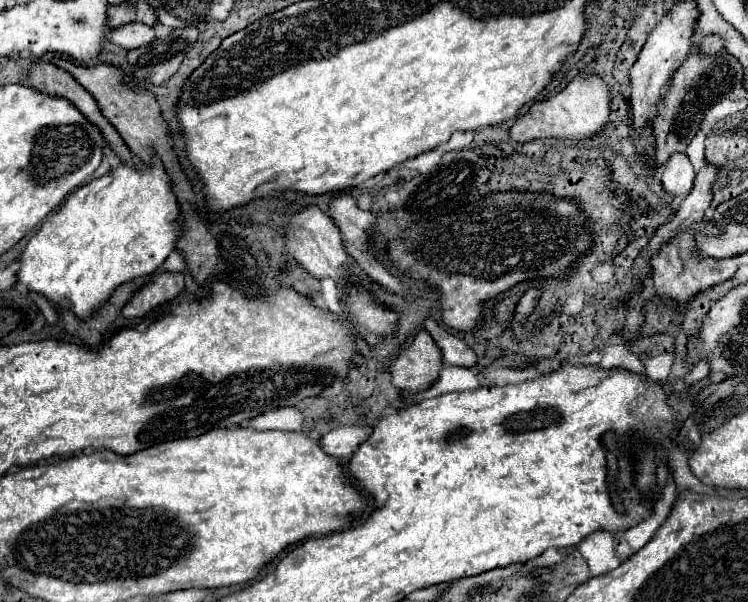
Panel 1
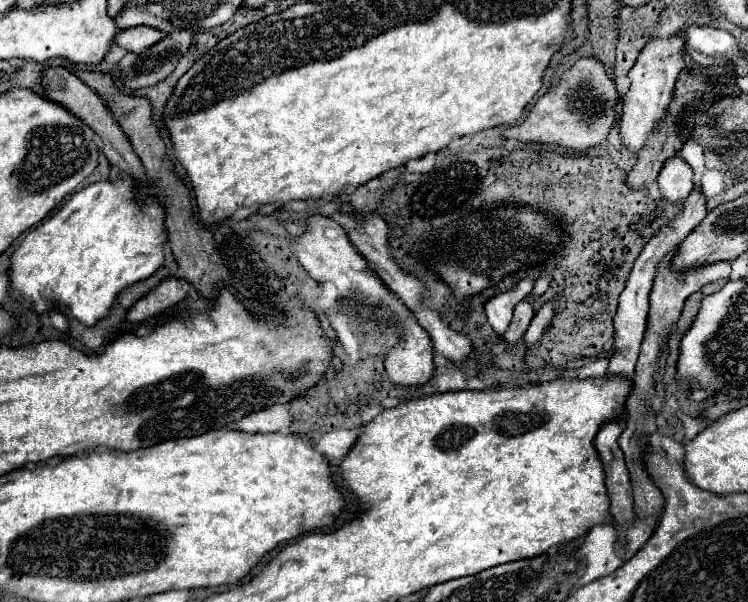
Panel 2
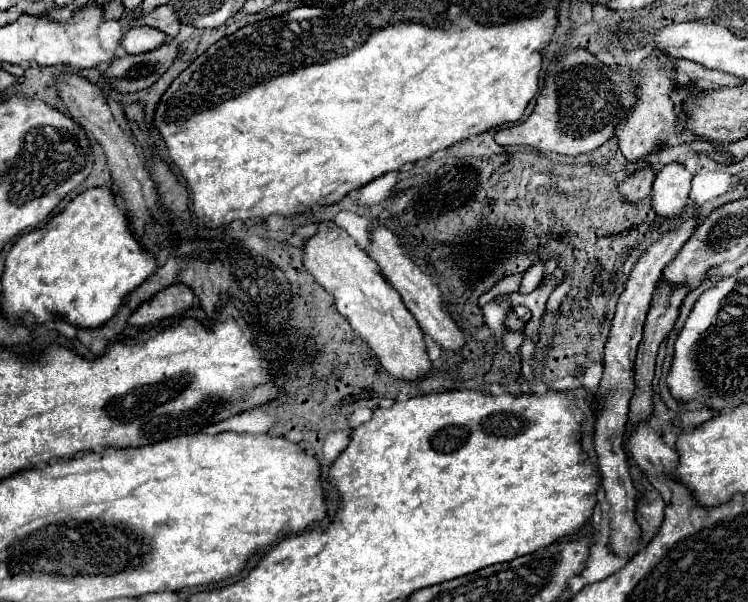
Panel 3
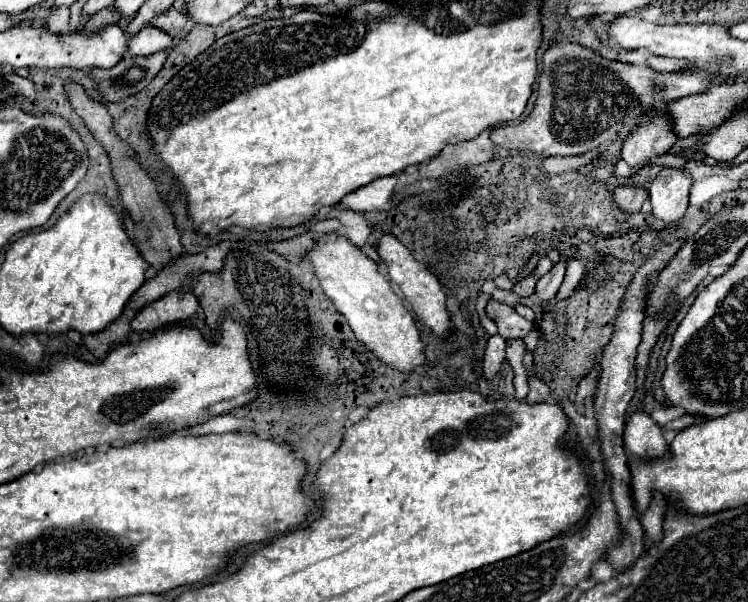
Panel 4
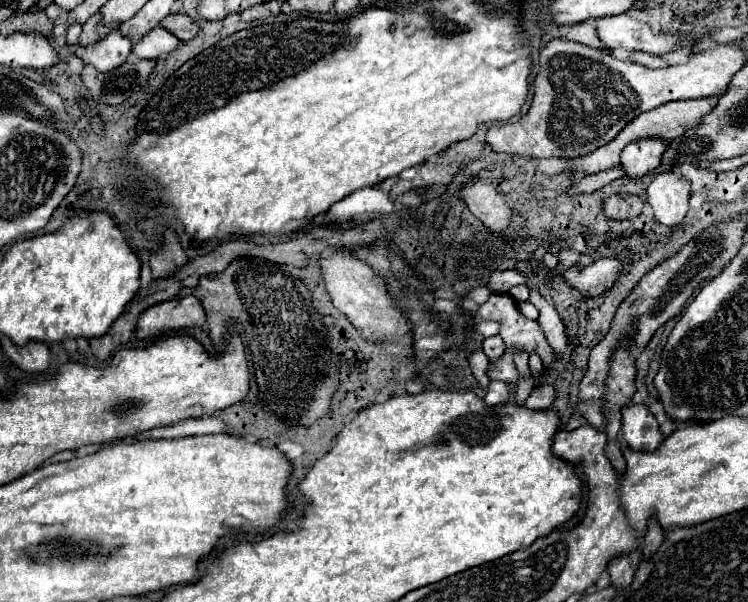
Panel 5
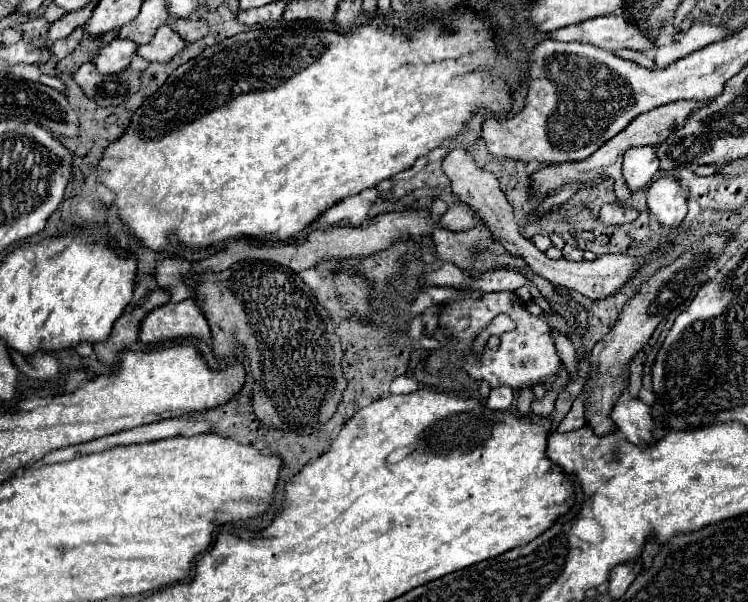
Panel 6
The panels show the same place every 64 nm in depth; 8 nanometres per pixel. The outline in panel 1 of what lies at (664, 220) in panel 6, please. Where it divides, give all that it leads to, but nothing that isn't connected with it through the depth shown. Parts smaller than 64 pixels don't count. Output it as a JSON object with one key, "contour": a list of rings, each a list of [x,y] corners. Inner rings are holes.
{"contour":[[[672,154],[662,168],[660,182],[668,194],[672,194],[672,196],[684,194],[686,196],[692,190],[694,176],[696,174],[694,174],[692,164],[686,154]]]}

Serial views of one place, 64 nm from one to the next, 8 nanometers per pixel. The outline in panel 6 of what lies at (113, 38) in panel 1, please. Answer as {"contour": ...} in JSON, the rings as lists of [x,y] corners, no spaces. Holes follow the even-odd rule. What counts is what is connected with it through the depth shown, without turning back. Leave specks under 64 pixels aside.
{"contour":[[[164,24],[158,28],[158,32],[154,34],[150,44],[138,46],[138,56],[146,58],[148,62],[170,62],[178,52],[182,52],[186,48],[186,40],[180,38],[180,34]]]}

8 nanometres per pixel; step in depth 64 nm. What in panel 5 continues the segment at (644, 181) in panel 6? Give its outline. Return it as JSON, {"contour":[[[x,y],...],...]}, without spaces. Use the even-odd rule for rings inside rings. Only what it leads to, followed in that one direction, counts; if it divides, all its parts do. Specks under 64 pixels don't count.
{"contour":[[[632,142],[622,150],[622,166],[630,180],[642,180],[660,166],[660,154],[668,142]]]}

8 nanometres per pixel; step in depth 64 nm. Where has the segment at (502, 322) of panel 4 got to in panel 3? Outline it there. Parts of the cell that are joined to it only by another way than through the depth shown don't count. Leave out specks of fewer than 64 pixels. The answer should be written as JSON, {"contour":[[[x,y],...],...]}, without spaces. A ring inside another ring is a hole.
{"contour":[[[512,310],[506,314],[506,318],[504,318],[504,332],[524,332],[524,326],[526,326],[526,322],[520,320]]]}

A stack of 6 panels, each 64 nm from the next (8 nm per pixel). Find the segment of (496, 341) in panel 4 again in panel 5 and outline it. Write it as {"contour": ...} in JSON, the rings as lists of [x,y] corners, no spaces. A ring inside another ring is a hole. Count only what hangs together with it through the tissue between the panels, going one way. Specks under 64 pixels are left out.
{"contour":[[[500,335],[492,336],[483,341],[483,352],[489,362],[497,360],[502,356],[505,350],[505,344]],[[490,382],[484,402],[489,406],[498,406],[508,402],[508,398],[510,398],[510,386],[506,382]]]}

